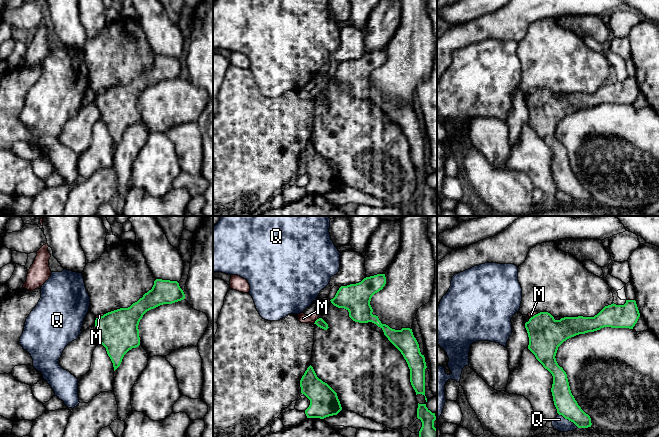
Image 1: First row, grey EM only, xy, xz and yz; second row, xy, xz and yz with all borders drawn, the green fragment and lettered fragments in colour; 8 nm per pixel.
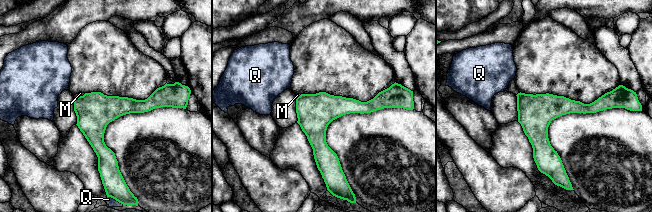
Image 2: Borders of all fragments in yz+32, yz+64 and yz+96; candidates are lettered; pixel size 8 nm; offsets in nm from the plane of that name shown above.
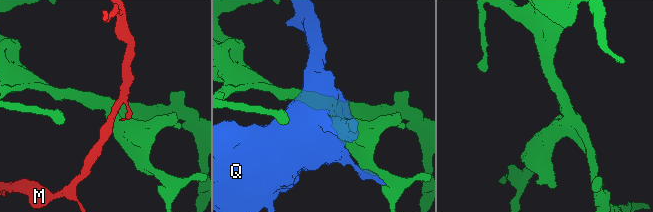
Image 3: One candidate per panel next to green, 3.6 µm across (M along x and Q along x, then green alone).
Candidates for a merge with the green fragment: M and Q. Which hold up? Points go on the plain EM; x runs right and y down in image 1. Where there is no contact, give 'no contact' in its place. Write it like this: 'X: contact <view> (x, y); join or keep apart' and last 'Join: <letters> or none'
M: contact xz (315, 97); keep apart
Q: contact yz (568, 195); keep apart
Join: none

